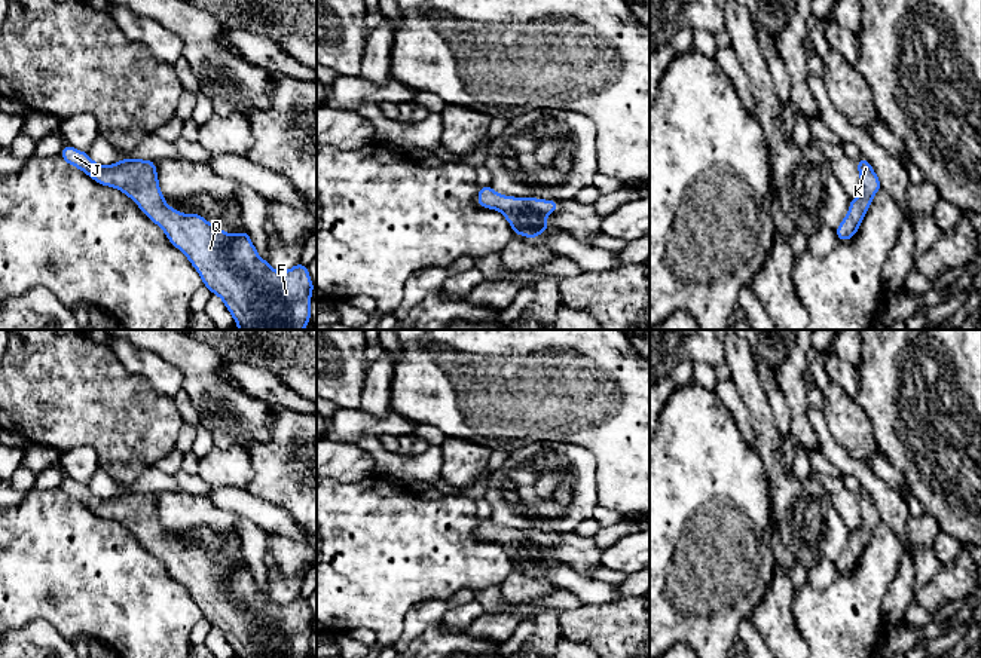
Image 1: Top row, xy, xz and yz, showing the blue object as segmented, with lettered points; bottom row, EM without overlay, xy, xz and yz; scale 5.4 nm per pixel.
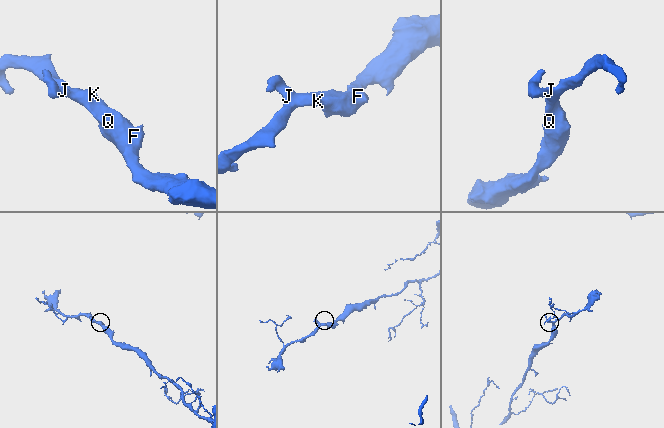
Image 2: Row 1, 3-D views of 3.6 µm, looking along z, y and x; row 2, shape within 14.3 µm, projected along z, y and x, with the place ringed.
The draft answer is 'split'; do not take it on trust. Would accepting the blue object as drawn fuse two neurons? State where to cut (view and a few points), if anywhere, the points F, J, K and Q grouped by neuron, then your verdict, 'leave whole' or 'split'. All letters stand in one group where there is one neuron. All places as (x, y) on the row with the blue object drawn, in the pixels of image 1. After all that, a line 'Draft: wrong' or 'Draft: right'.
cut none; groups F J K Q; leave whole
Draft: wrong

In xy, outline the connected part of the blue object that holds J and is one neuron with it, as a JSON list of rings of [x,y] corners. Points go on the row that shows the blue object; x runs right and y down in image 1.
[[[64,146],[59,156],[79,168],[101,186],[114,187],[131,198],[138,208],[166,235],[199,273],[204,285],[217,294],[239,330],[303,330],[311,319],[311,296],[315,285],[306,264],[297,263],[285,272],[276,272],[262,260],[245,230],[230,235],[201,214],[181,214],[168,206],[159,189],[155,160],[123,157],[113,165],[98,165],[86,152]]]

